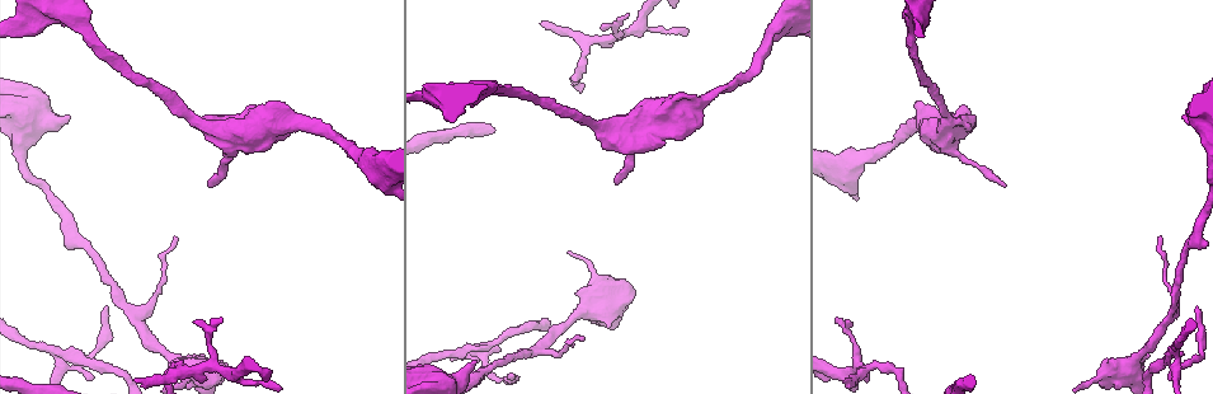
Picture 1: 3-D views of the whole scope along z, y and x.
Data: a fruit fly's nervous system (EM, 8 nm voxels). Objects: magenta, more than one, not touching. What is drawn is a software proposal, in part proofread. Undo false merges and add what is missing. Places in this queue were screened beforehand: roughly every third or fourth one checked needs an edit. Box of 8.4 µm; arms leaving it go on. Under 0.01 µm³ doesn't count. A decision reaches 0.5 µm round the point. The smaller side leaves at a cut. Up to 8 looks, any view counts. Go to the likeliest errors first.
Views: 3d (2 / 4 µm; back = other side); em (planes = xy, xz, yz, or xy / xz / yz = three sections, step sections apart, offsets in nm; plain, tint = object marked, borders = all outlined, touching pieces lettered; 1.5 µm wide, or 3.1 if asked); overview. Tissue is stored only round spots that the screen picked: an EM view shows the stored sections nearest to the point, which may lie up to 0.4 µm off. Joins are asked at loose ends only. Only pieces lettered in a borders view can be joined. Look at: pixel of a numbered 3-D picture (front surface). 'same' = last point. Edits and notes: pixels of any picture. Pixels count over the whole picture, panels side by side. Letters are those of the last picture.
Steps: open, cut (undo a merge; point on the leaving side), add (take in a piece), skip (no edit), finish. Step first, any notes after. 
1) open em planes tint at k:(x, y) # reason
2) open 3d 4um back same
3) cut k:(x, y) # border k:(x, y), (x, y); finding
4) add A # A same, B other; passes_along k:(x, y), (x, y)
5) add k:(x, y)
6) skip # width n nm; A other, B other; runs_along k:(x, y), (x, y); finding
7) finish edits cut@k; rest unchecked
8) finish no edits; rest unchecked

open em planes borders at 1:(1131, 370) # thick turns thin

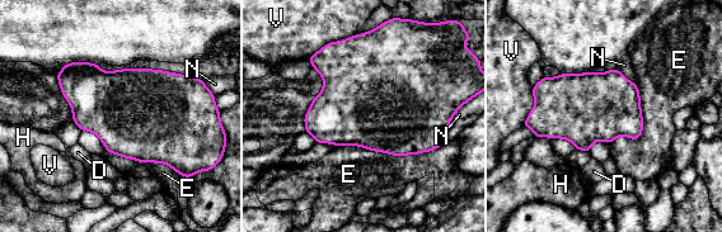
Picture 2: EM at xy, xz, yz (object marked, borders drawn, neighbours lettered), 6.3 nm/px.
skip # width 440 nm; D other, E other, H other, N other, V other; border 2:(444, 143), (404, 155), (336, 146); all the same neuron

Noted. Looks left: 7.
open 3d 4um at 1:(218, 115)

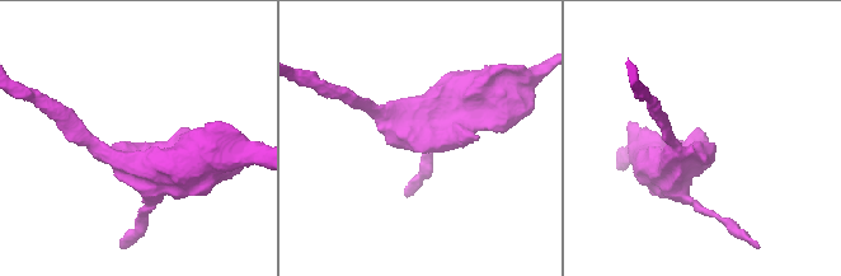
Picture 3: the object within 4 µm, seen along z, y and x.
open em planes borders at 3:(421, 152)

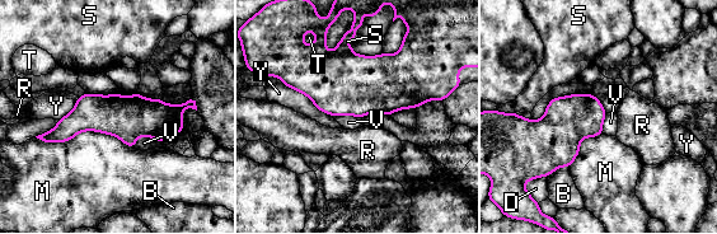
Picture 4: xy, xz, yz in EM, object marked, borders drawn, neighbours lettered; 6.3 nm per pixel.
skip # B other, D other, M other, R other, S other, T other, V other, Y other; runs_along 4:(173, 122), (80, 118), (43, 137); no lettered piece goes on from it

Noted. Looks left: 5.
open 3d 4um at 1:(588, 43)

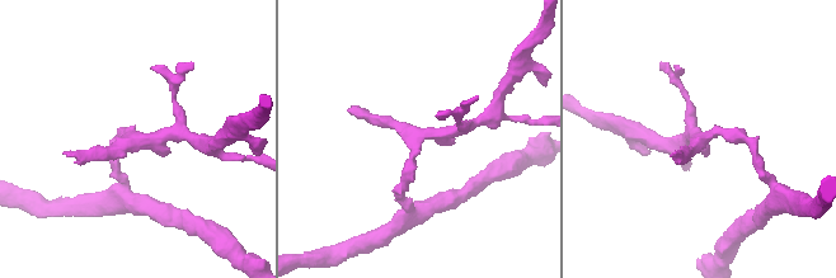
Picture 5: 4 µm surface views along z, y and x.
open em planes tint at 5:(136, 140) # now the EM

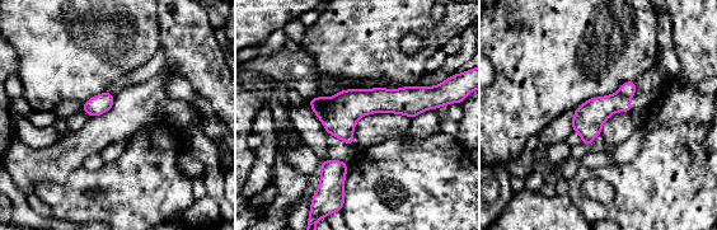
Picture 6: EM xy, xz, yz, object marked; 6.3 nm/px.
open em planes borders same # see the neighbours

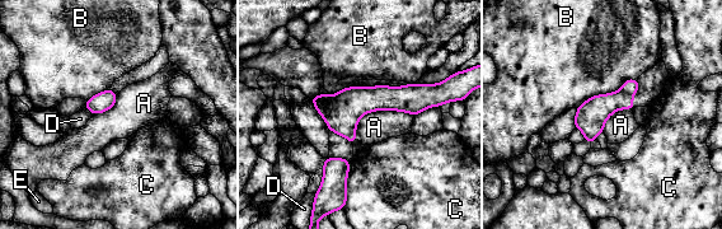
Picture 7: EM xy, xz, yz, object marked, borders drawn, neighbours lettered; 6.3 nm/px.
cut 7:(631, 87) # width 190 nm; A other, B other, C other, D other, E other; border 7:(620, 89), (632, 96); two neurons meet here

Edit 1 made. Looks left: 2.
finish edits cut@7; rest unchecked

